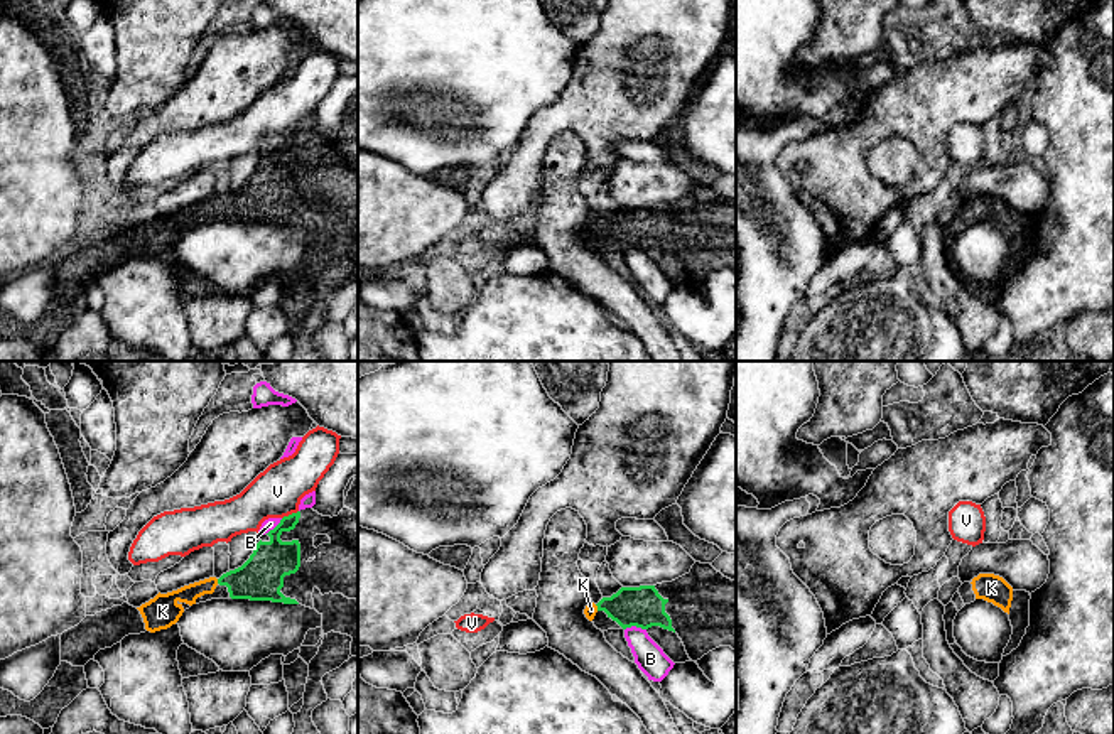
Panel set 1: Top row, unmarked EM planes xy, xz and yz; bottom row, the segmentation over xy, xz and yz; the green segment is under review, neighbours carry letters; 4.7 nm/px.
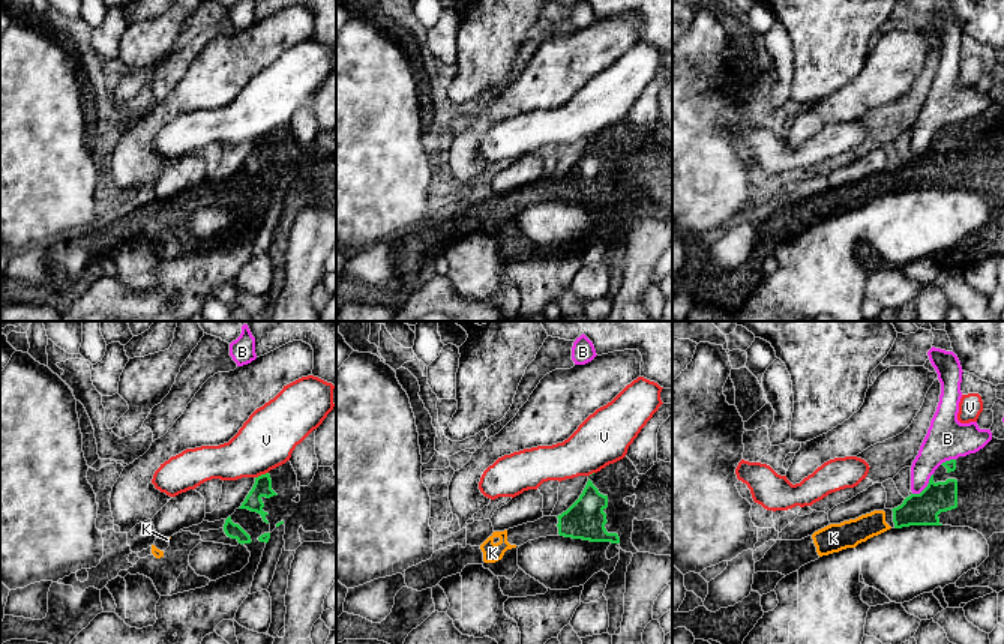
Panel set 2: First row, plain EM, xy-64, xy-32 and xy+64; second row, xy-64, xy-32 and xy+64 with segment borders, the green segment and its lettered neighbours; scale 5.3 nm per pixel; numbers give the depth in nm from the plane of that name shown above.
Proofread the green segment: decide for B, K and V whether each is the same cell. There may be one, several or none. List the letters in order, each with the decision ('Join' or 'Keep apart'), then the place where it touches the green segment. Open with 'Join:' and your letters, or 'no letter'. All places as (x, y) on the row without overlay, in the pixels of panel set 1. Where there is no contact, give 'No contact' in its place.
Join: K
B: Keep apart. Touches green at xz (635, 247)
K: Join. Touches green at xz (598, 230)
V: Keep apart. Touches green at xy (289, 137)

